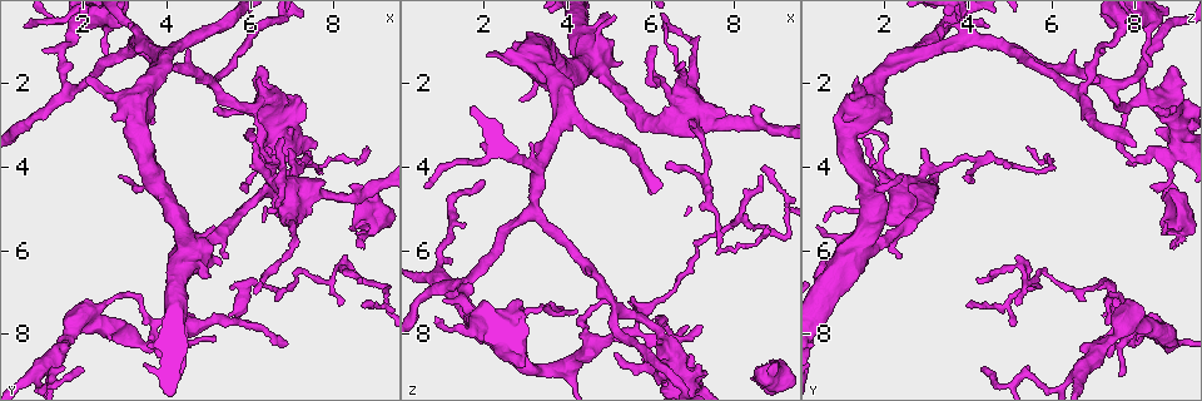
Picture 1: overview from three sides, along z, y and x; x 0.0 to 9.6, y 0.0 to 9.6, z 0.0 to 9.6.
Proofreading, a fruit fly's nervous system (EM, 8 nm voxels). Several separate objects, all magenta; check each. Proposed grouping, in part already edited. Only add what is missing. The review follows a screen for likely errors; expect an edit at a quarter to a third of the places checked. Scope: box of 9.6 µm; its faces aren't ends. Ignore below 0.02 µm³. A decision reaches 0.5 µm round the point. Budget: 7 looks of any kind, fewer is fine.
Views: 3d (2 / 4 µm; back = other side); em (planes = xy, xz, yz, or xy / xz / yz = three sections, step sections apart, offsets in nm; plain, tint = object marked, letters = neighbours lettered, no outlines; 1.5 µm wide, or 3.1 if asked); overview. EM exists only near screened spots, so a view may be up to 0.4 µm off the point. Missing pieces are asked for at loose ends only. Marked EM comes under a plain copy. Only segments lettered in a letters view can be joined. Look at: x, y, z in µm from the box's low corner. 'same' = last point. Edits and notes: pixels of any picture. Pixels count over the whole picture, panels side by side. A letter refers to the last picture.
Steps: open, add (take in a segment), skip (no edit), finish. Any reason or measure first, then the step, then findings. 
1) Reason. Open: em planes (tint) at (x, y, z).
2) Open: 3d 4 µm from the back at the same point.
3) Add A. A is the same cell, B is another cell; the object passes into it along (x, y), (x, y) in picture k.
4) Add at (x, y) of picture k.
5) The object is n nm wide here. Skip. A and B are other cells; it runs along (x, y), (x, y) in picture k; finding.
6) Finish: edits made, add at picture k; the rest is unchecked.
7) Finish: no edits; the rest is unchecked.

Branch stops here. Open: em planes (letters) at (8.40, 4.50, 2.55).

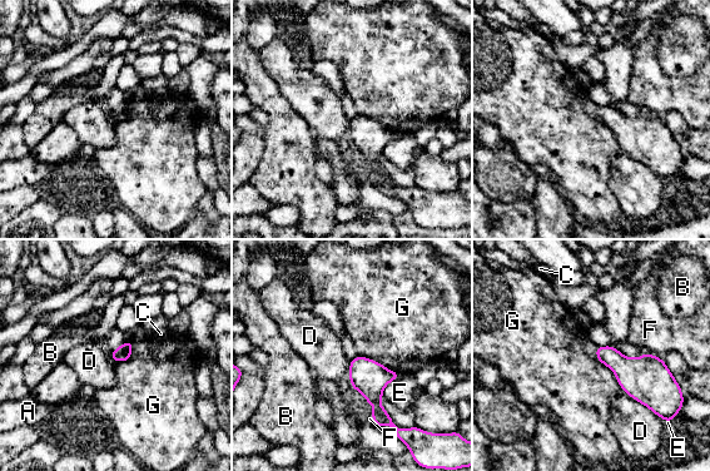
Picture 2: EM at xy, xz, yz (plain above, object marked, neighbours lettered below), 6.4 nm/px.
Skip. A, B, C, D, E, F and G are other cells; none of them fits.

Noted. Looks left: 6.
Stops while still wide. Open: 3d 4 µm at (7.25, 2.85, 8.95).

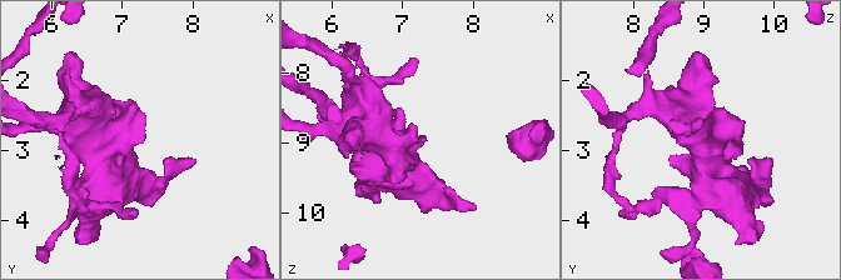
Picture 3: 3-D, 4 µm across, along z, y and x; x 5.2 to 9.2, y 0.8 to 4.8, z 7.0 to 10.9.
Open: em yz step 8 (tint) at (7.35, 2.90, 9.00).

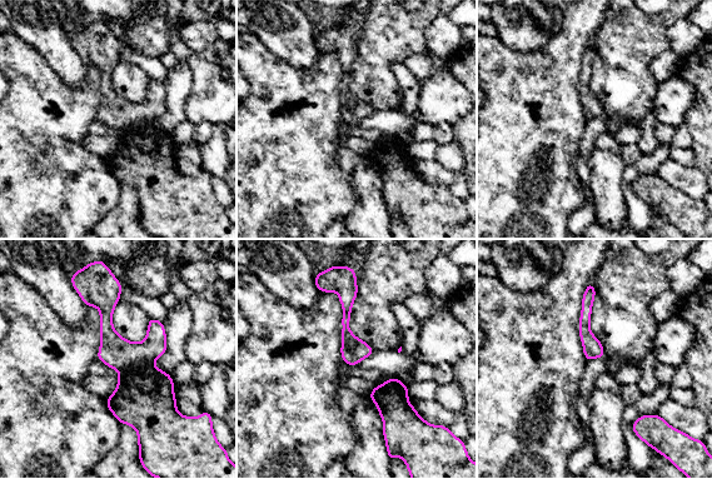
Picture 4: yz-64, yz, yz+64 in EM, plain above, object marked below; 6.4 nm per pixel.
Open: em planes (letters) at the same point.

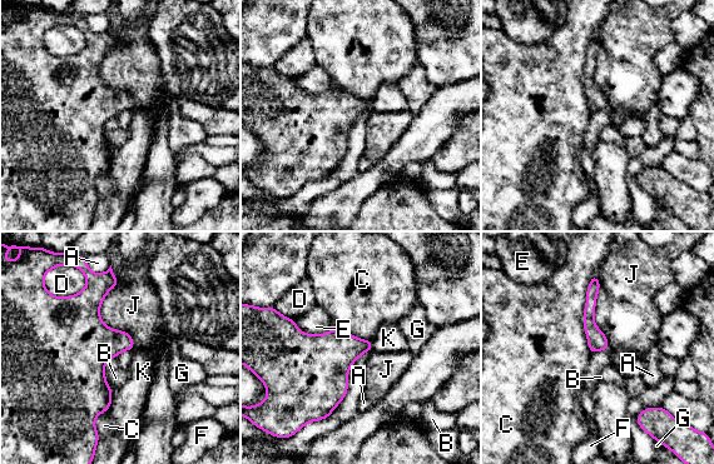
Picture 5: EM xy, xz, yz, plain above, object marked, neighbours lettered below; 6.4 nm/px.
Skip. A, B, C, D, E, F, G, J and K are other cells; a border runs along (113, 390), (108, 409) in picture 5; none of them fits.

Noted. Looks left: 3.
Branch stops here. Open: 3d 2 µm at (2.05, 8.85, 4.40).

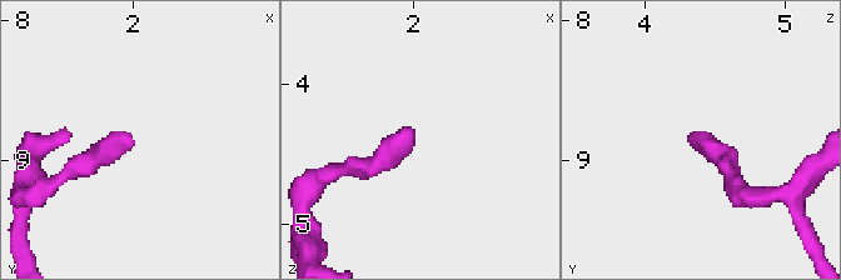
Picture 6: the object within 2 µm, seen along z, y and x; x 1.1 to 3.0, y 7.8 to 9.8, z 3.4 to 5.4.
Open: em 3.1 µm yz step 8 (letters) at (1.98, 8.80, 4.34).

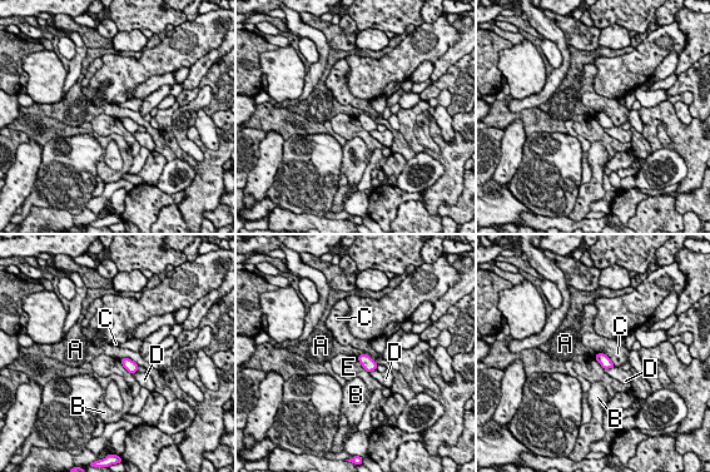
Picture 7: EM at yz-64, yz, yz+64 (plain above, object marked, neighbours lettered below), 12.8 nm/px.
Cut it another way. Open: em 3.1 µm planes (letters) at the same point.

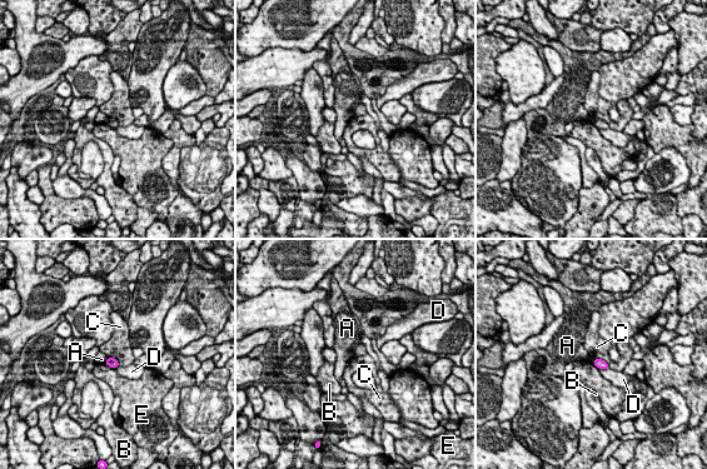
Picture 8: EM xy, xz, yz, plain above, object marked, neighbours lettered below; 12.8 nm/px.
Skip. A, B, C, D and E are other cells; a border runs along (595, 358), (601, 358), (610, 368) in picture 8; no lettered segment goes on from it.

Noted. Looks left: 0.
Finish: no edits; the rest is unchecked.

